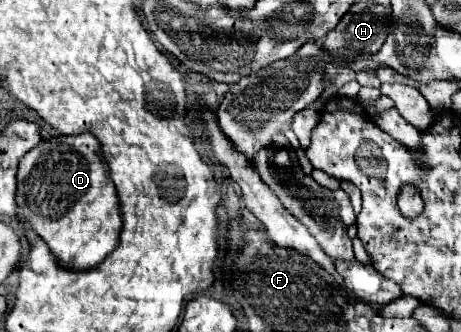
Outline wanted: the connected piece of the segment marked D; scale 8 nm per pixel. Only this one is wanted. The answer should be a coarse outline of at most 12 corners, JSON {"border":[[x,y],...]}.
{"border":[[90,132],[22,156],[22,218],[60,268],[118,246],[118,196]]}

